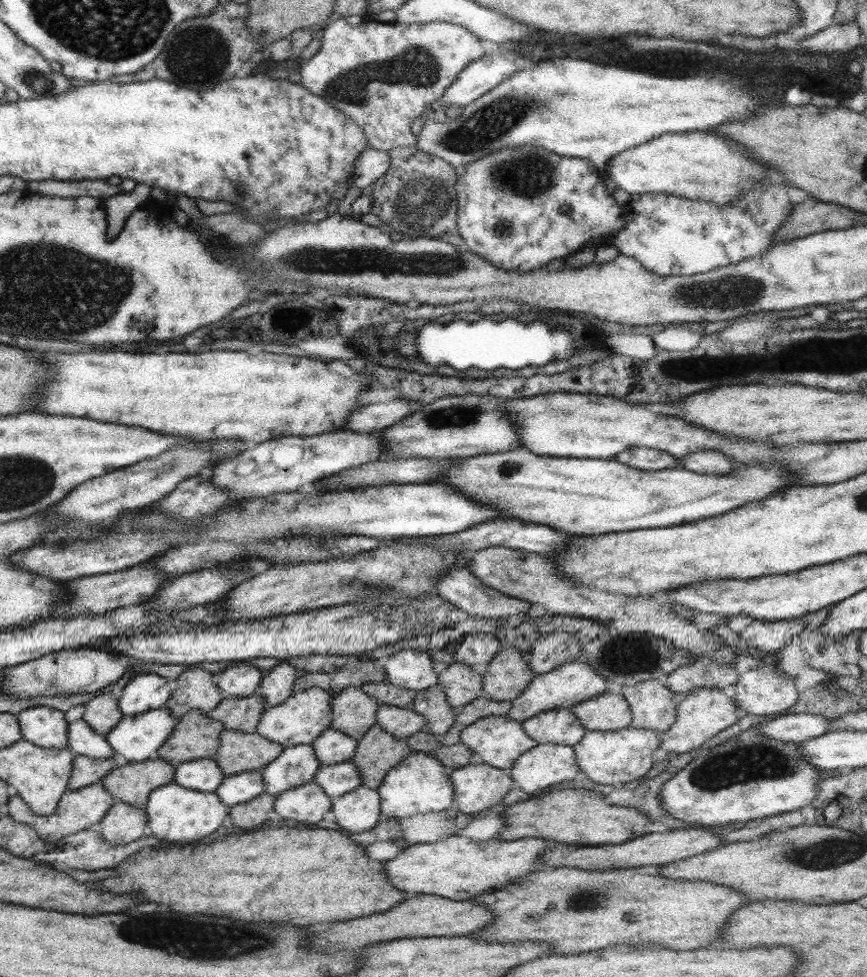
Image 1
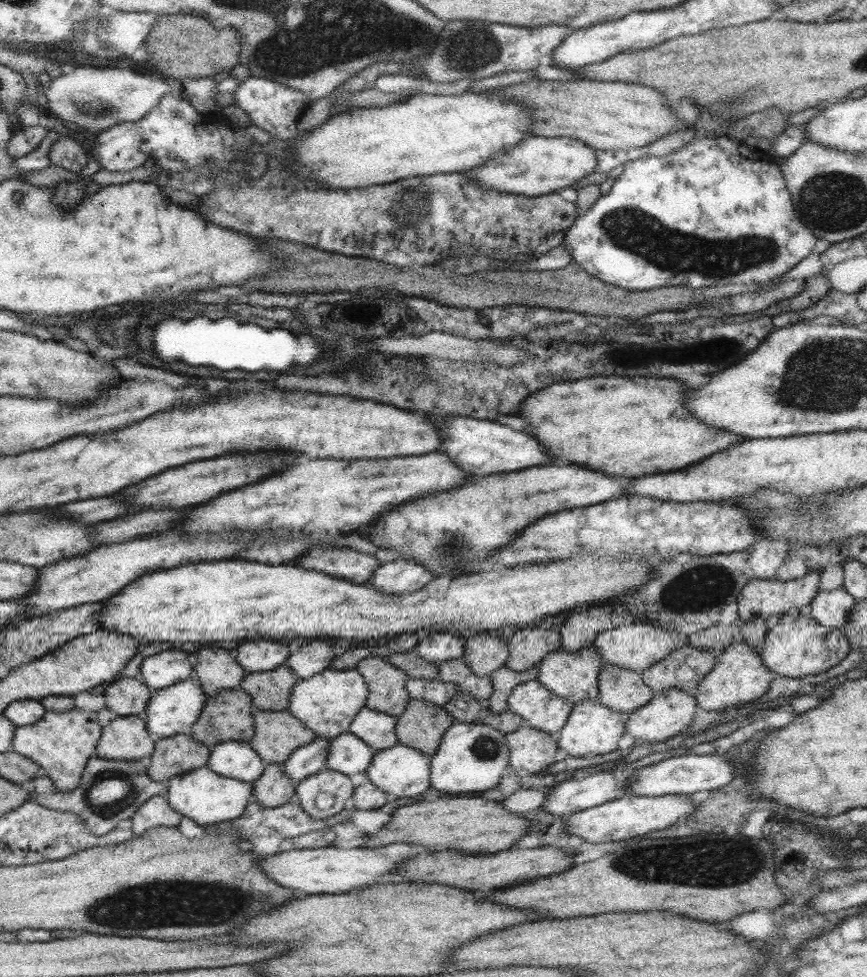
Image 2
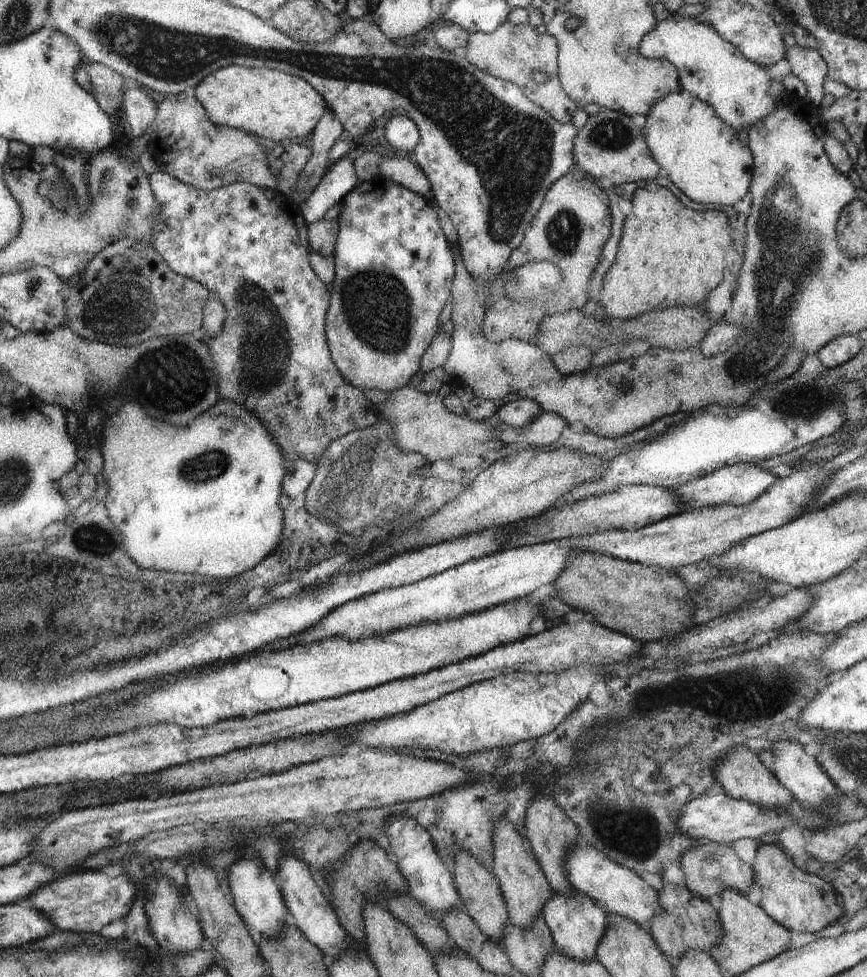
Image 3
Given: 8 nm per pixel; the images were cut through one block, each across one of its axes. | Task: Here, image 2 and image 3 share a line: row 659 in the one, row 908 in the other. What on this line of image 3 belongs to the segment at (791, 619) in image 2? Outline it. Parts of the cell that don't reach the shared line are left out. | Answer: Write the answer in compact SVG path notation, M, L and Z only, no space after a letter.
M763 844L756 850L752 864L754 882L760 886L762 898L759 905L770 918L794 932L818 932L834 925L842 917L842 898L836 889L821 877L800 870L793 859L775 844Z

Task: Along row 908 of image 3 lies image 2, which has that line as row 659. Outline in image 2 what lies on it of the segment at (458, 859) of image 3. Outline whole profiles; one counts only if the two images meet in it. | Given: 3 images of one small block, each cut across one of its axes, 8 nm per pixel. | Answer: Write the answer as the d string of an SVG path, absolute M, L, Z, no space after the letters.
M492 632L469 634L464 645L461 658L478 676L488 677L504 667L509 655L508 641L494 636Z

